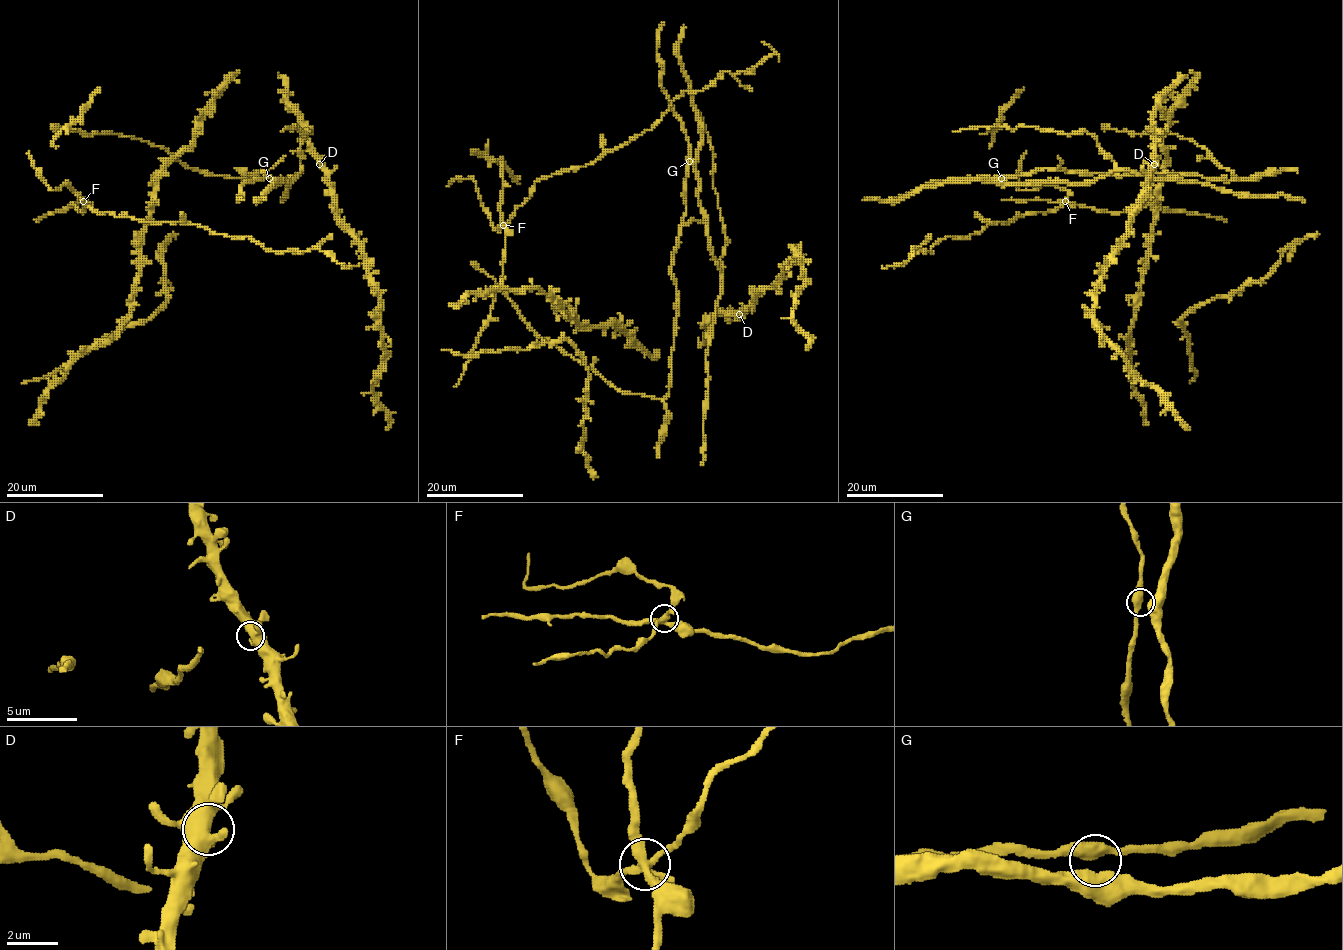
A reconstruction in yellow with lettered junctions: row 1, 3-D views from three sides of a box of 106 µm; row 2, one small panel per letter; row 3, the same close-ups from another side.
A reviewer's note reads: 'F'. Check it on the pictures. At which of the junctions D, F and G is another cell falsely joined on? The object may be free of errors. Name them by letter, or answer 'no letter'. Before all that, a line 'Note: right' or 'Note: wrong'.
Note: right
F

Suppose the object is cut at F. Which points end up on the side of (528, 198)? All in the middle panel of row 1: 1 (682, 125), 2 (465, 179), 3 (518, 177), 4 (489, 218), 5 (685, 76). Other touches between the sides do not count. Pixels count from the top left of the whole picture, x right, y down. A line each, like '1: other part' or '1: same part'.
1: other part
2: same part
3: other part
4: same part
5: other part

